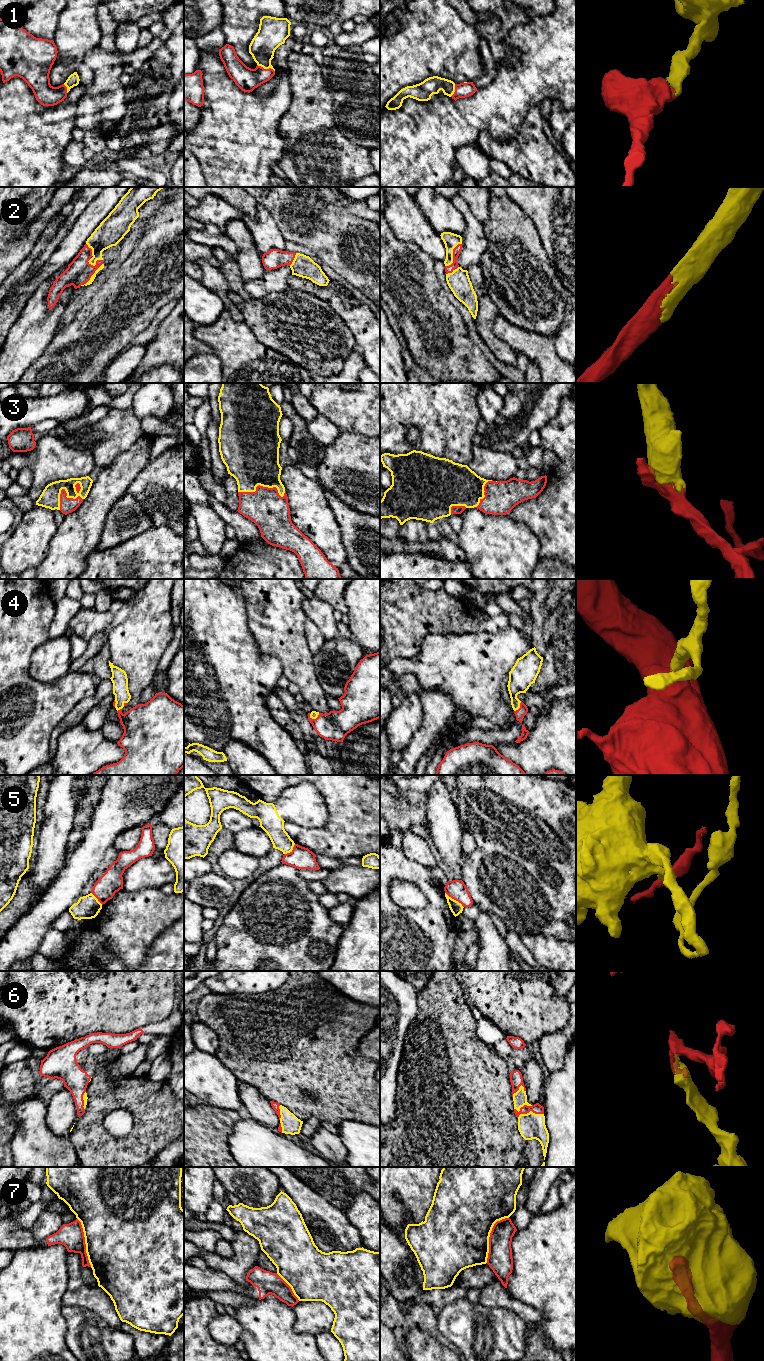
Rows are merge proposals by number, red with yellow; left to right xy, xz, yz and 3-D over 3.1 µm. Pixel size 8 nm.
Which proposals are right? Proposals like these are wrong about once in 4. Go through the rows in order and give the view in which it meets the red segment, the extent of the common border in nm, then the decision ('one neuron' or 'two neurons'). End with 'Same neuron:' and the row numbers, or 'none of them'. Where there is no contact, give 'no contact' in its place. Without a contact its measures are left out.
1: meets red in xz; contact 160 nm long; one neuron
2: meets red in yz; contact 240 nm long; one neuron
3: meets red in xz; contact 380 nm long; one neuron
4: meets red in yz; contact 110 nm long; one neuron
5: meets red in yz; contact 200 nm long; two neurons
6: meets red in yz; contact 220 nm long; one neuron
7: meets red in yz; contact 400 nm long; two neurons
Same neuron: 1, 2, 3, 4, 6

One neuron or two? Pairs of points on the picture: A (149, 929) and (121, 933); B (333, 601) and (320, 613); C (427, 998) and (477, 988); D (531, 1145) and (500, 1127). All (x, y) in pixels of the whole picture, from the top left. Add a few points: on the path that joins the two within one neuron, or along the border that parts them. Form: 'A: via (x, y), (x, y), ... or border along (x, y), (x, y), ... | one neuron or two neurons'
A: via (142, 929), (128, 929) | one neuron
B: border along (314, 595), (327, 602), (334, 609) | two neurons
C: border along (464, 989), (466, 998), (469, 1001) | two neurons
D: border along (525, 1140), (522, 1156) | two neurons

